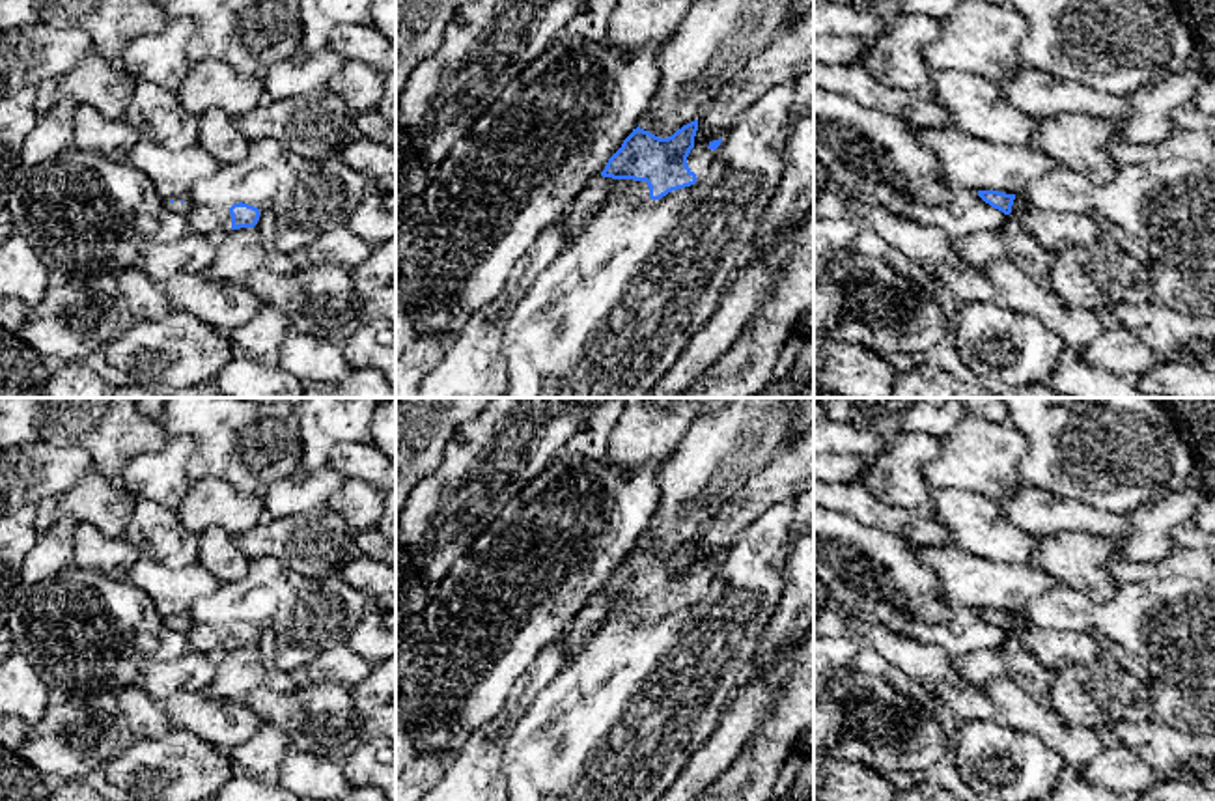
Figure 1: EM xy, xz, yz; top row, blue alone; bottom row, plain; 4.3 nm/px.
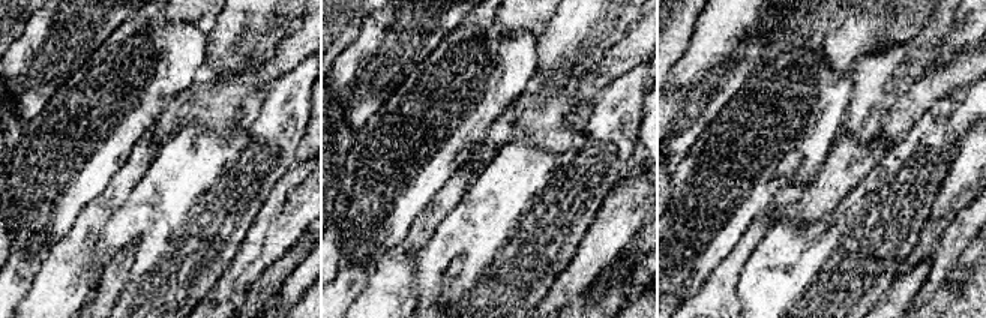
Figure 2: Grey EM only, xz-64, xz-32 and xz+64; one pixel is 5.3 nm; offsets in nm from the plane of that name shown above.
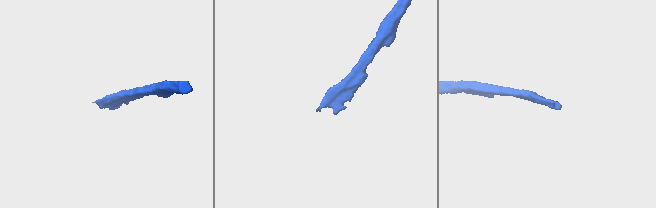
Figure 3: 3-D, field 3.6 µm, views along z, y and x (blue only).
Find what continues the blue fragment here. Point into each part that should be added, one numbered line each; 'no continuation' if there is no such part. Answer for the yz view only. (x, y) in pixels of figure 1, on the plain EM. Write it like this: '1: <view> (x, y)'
1: yz (1055, 648)

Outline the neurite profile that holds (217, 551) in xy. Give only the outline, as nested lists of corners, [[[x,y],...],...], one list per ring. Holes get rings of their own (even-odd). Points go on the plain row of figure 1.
[[[209,527],[200,534],[198,562],[220,583],[233,583],[244,577],[252,558],[248,558],[226,530]]]

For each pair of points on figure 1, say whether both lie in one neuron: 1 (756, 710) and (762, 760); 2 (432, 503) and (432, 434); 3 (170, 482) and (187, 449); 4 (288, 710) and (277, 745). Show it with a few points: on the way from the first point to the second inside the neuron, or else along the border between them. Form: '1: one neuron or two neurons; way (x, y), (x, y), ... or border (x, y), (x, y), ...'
1: two neurons; border (782, 691), (773, 712), (732, 764)
2: two neurons; border (452, 432), (441, 462), (415, 486)
3: one neuron; way (170, 475), (170, 465), (180, 456)
4: two neurons; border (265, 723), (273, 723), (286, 736), (290, 747)

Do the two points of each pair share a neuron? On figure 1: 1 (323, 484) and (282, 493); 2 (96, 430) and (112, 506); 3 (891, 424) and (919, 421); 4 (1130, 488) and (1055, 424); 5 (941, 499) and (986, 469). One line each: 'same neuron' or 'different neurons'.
1: same neuron
2: different neurons
3: same neuron
4: same neuron
5: different neurons

